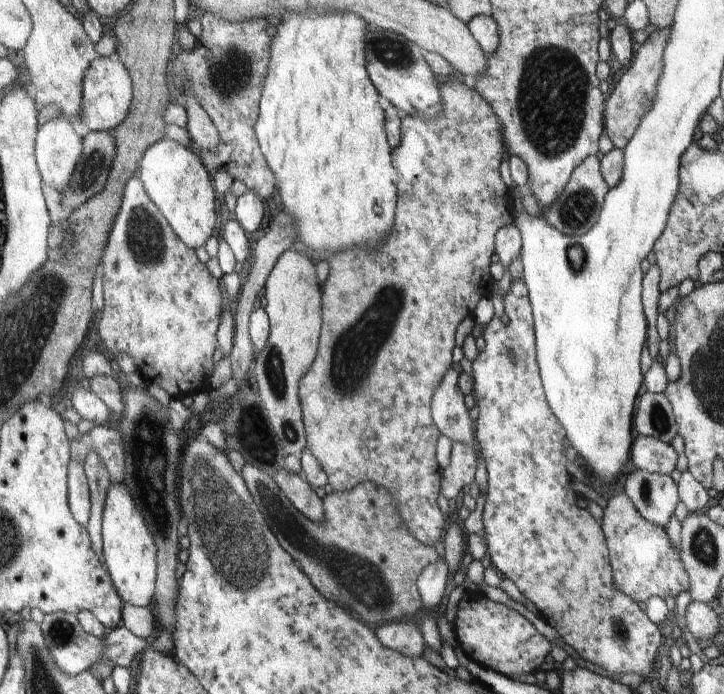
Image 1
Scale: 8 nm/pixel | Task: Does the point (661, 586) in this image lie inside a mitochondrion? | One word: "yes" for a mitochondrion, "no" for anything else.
no

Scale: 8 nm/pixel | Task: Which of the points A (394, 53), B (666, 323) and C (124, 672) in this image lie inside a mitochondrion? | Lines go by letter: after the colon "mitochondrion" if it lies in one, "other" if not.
A: mitochondrion
B: other
C: other

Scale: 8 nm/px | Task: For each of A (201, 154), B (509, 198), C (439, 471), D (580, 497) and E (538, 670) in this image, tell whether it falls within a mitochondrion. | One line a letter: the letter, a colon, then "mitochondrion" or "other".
A: other
B: other
C: other
D: other
E: other

